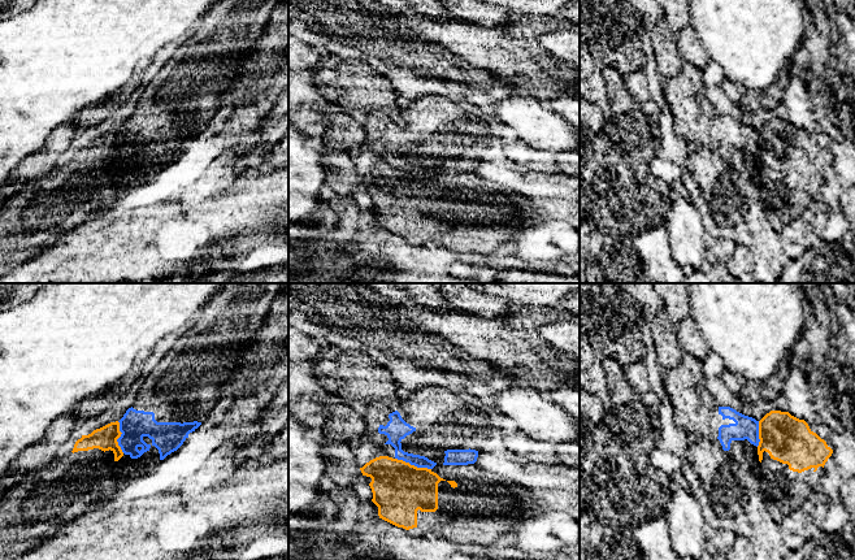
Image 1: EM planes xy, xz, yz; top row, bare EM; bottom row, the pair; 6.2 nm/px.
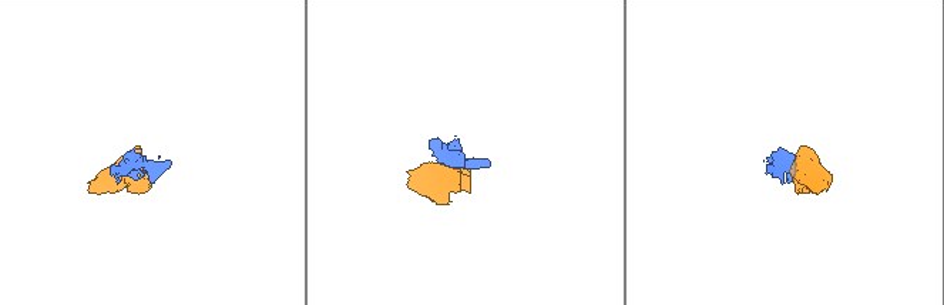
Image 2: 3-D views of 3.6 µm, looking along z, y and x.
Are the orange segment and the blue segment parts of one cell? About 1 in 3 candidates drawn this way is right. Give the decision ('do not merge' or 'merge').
do not merge

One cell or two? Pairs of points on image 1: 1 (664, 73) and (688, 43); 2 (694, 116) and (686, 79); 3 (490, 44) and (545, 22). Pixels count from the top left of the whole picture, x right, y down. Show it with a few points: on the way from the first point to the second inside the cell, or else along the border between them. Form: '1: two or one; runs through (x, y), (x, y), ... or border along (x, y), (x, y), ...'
1: two; border along (673, 37), (677, 53), (682, 61)
2: one; runs through (686, 107), (686, 89)
3: two; border along (503, 27), (515, 37), (537, 39)

